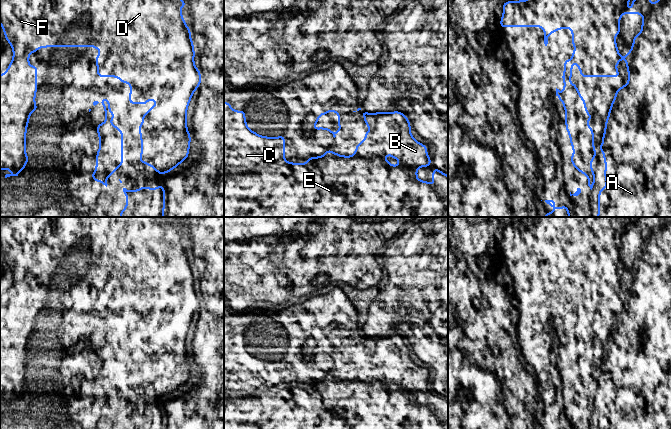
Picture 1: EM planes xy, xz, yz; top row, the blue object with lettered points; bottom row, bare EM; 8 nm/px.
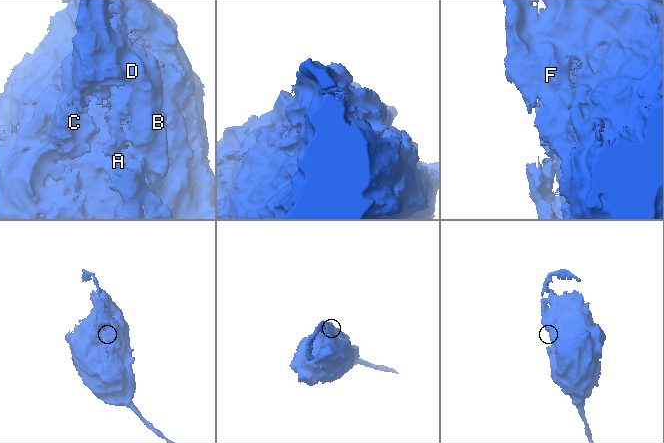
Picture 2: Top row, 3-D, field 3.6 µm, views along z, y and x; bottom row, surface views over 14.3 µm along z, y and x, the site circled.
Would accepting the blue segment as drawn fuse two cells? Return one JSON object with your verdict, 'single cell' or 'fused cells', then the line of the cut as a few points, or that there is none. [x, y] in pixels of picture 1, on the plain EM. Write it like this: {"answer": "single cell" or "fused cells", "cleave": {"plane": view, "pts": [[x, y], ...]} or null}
{"answer": "single cell", "cleave": null}

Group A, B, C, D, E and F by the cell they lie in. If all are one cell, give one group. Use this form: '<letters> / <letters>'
A B C D E F

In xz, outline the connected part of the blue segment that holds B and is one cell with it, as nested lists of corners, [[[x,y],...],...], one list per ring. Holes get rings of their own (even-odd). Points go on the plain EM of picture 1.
[[[224,325],[224,398],[229,392],[235,395],[231,399],[224,401],[224,429],[448,429],[448,400],[442,395],[433,391],[432,405],[435,406],[433,411],[429,406],[417,403],[417,392],[427,391],[431,389],[431,382],[427,380],[427,369],[417,366],[410,356],[410,346],[406,339],[394,335],[391,337],[367,337],[362,335],[360,339],[365,341],[364,347],[370,351],[371,355],[365,356],[365,363],[356,369],[356,374],[353,380],[342,380],[327,373],[326,377],[320,381],[311,381],[307,383],[305,388],[286,386],[285,377],[285,359],[280,361],[264,361],[256,358],[254,355],[247,352],[245,338],[247,335],[235,335],[231,329]],[[382,379],[392,379],[393,383],[398,383],[400,388],[393,390],[388,387]]]

